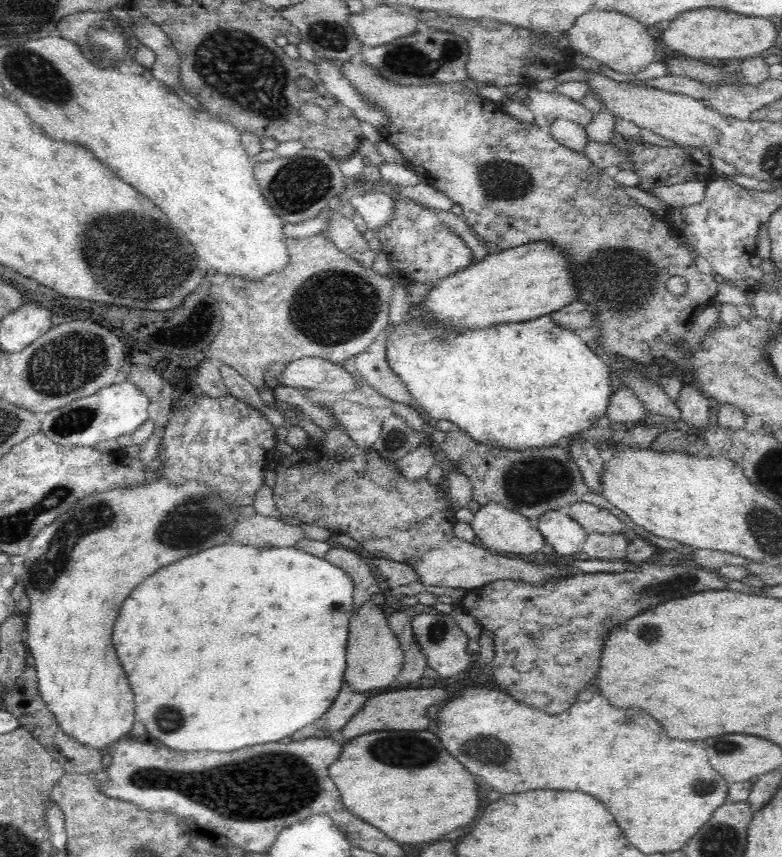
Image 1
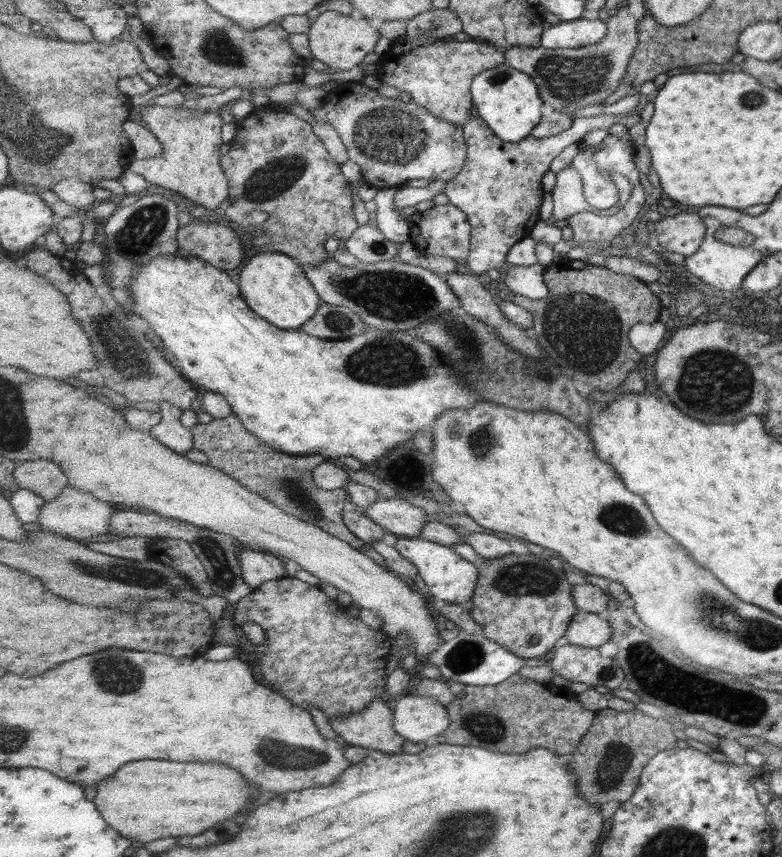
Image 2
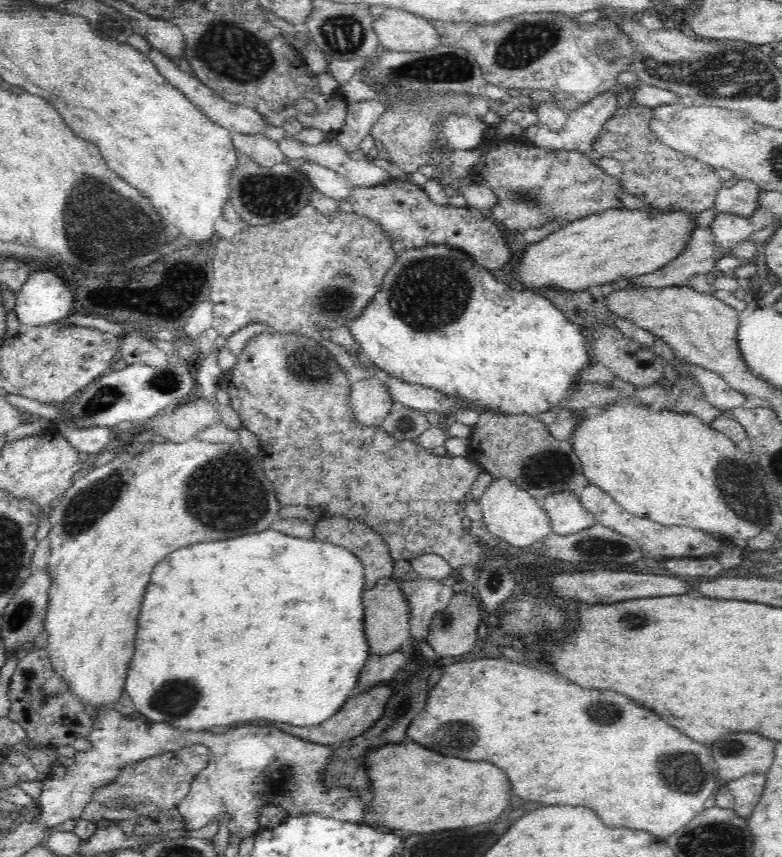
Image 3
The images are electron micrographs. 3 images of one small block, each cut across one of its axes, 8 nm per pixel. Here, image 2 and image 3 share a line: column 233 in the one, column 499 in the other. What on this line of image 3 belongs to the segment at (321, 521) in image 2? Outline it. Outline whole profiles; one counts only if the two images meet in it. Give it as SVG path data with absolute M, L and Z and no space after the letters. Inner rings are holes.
M492 411L479 413L479 421L473 428L465 456L474 457L483 471L494 479L510 476L519 486L526 488L532 496L540 500L550 492L562 490L577 492L589 485L571 441L558 440L550 434L546 424L537 416L526 413L510 415Z

